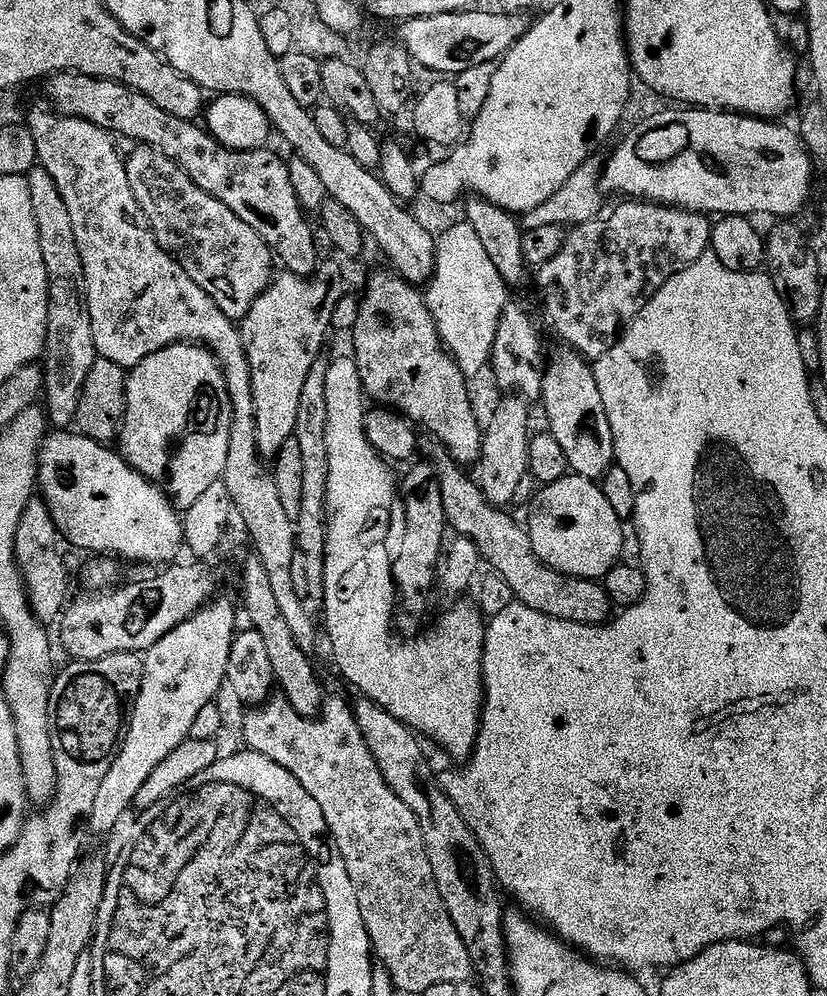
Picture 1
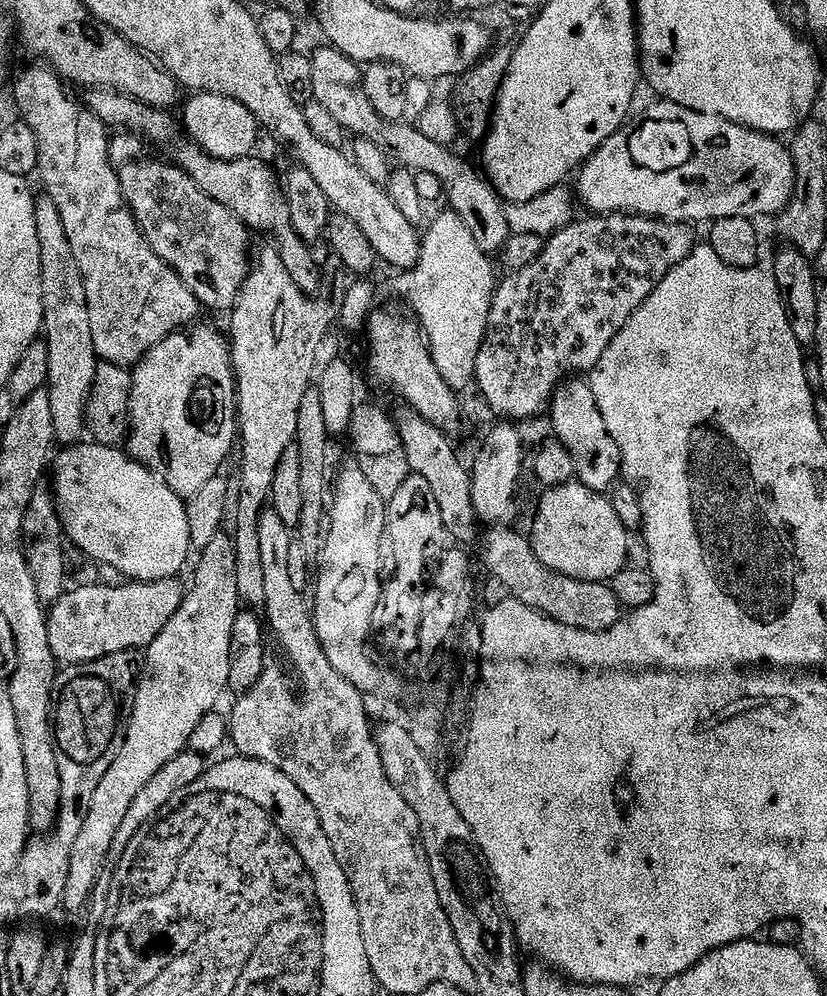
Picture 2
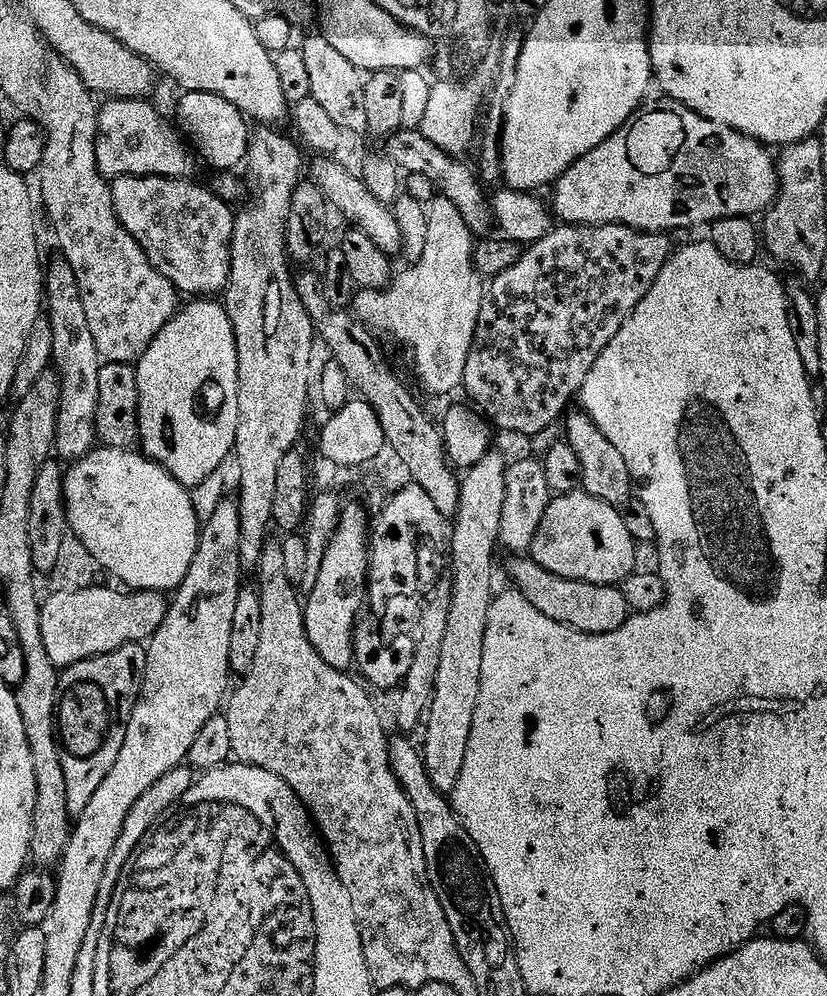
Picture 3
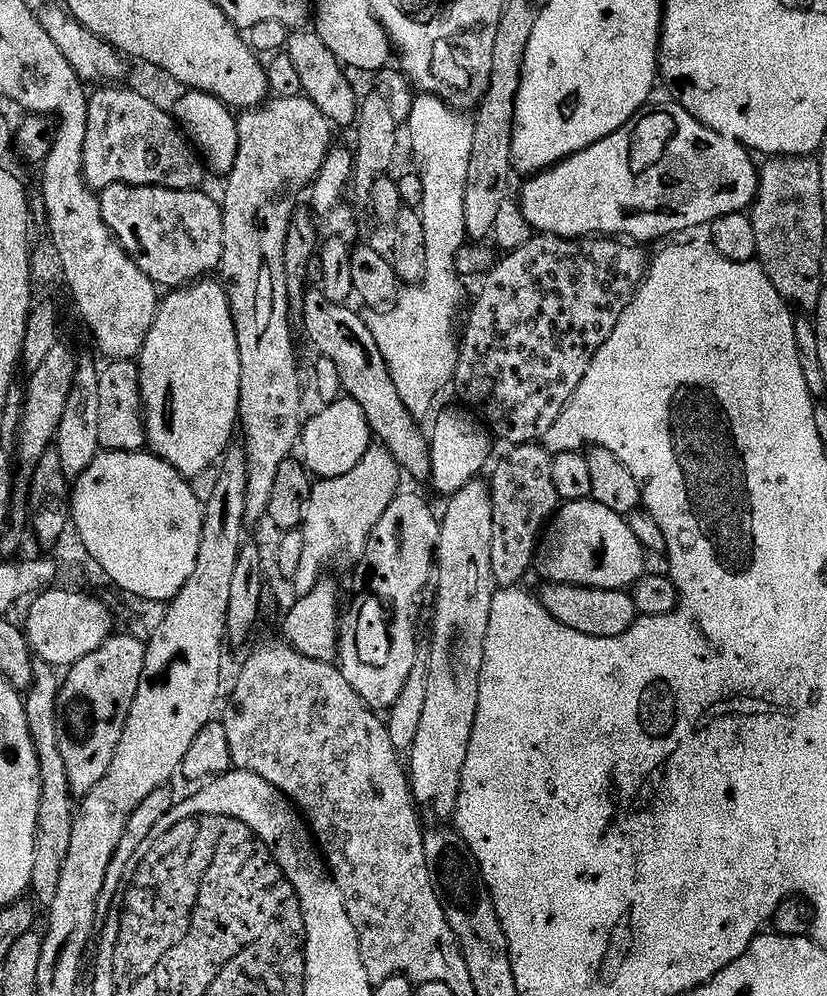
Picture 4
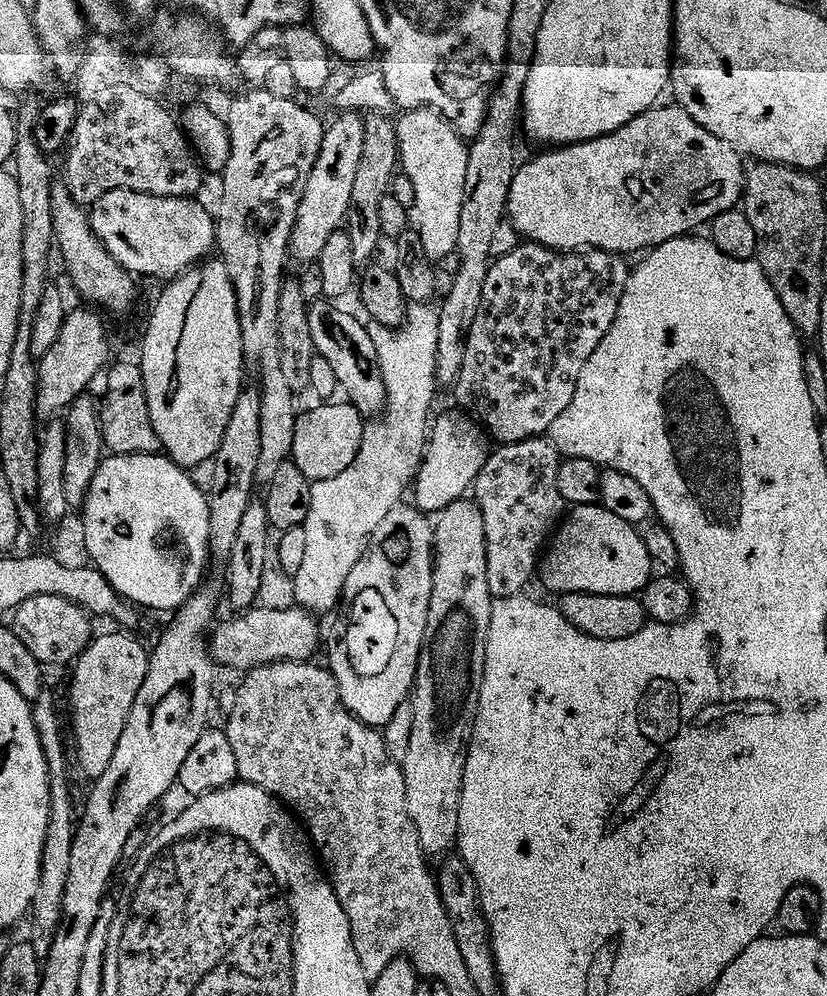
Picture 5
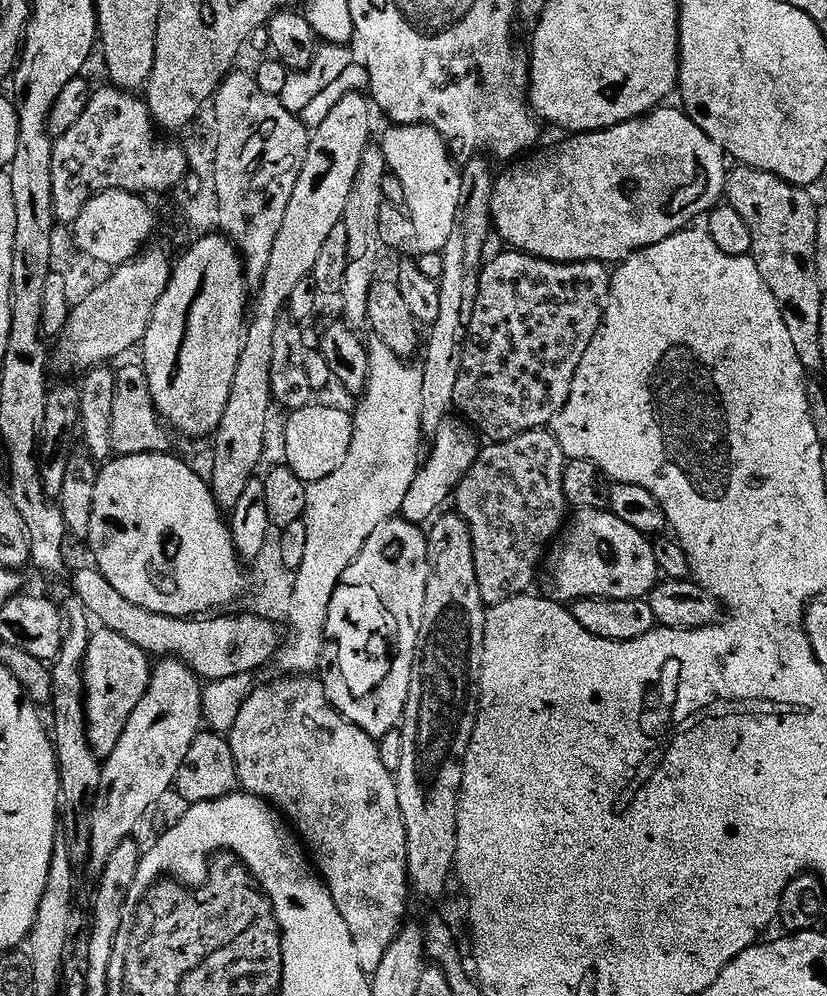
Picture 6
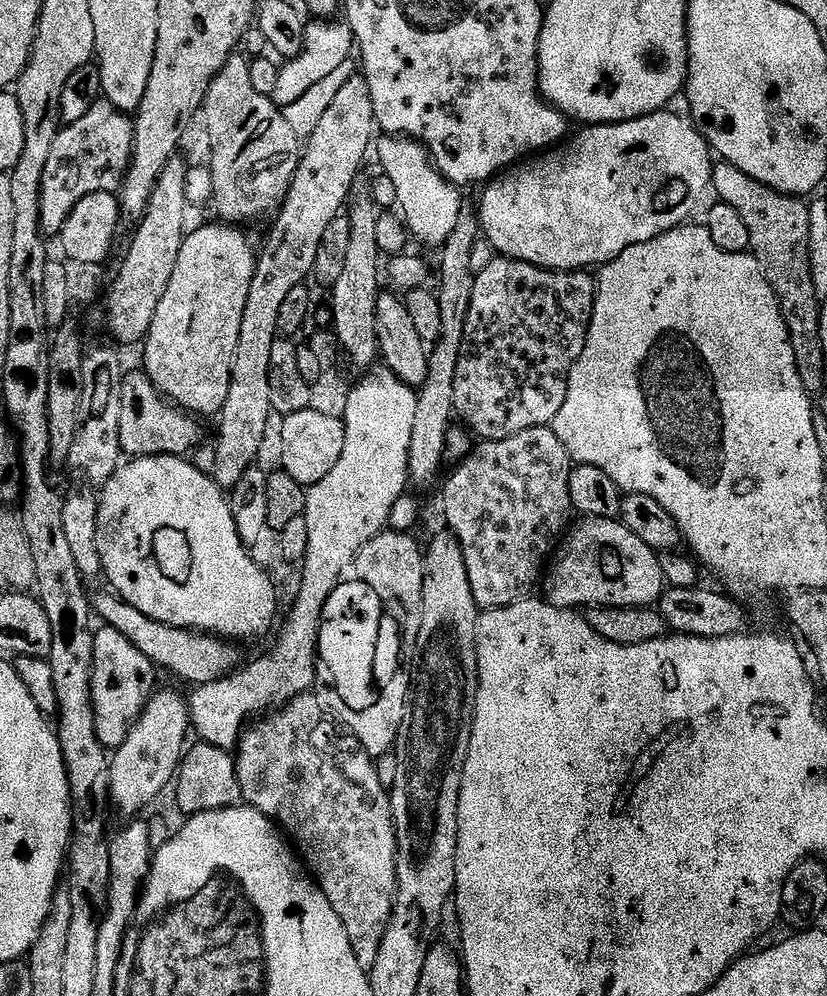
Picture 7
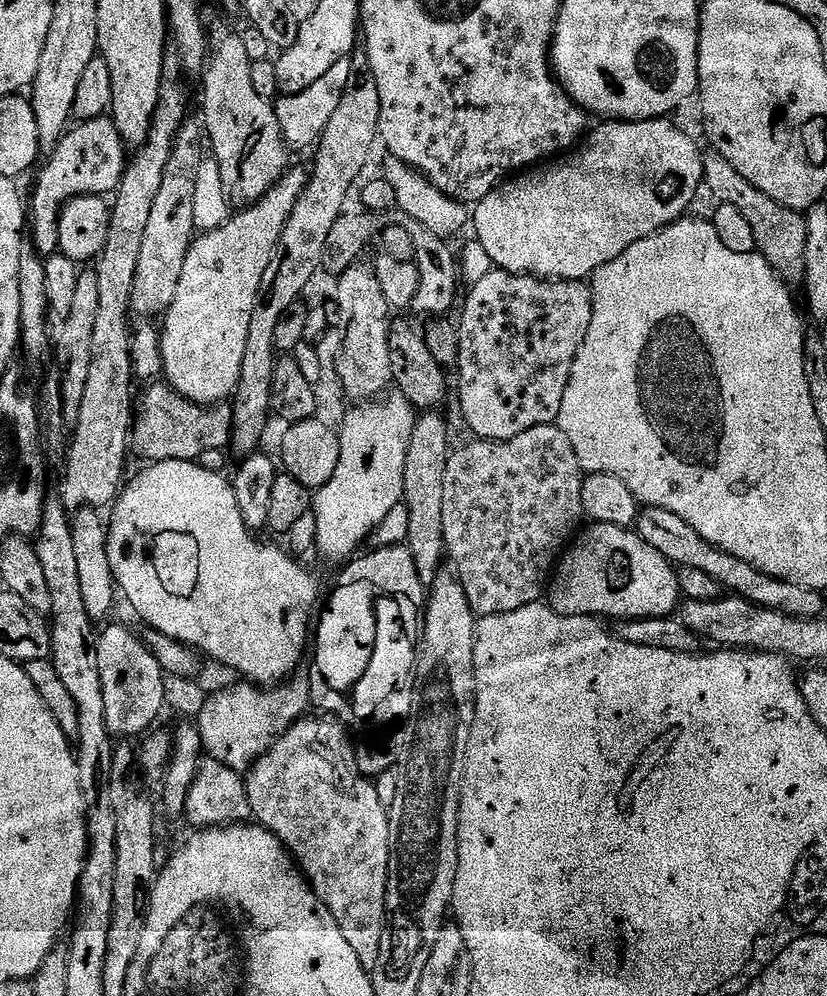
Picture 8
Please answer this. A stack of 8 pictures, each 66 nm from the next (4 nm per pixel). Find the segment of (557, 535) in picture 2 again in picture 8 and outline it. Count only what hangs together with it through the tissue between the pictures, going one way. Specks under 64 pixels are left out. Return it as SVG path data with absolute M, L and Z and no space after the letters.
M595 522L587 526L589 528L584 533L581 531L567 545L566 551L559 557L547 581L546 603L548 607L560 616L590 616L593 618L609 616L612 622L658 618L659 616L671 617L682 600L676 568L669 564L666 558L662 558L658 550L646 546L646 542L642 542L640 535L632 528L619 528Z

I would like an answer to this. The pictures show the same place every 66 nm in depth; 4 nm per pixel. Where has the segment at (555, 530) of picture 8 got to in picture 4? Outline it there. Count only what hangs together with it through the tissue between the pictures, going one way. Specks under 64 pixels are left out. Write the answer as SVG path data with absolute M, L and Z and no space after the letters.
M539 443L521 444L511 449L512 453L497 466L493 467L492 480L490 479L490 487L492 490L492 505L494 506L494 542L490 546L490 554L492 555L492 573L496 579L497 585L500 588L515 588L521 583L520 579L527 574L528 571L533 571L538 545L542 539L542 533L545 531L546 525L555 517L562 501L558 490L554 490L554 470L552 469L552 456L547 448L541 446Z

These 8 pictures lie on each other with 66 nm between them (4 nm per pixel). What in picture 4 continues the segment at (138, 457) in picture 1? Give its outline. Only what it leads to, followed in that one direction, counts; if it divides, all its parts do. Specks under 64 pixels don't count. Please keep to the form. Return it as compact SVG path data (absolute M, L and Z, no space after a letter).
M204 278L183 288L169 291L163 297L160 310L156 315L154 326L144 343L144 351L138 357L140 365L140 393L144 399L144 426L148 430L148 444L151 451L185 478L202 474L202 470L213 467L228 451L233 443L232 435L237 435L240 419L240 379L242 378L242 362L238 354L238 334L234 330L234 318L228 301L228 289L223 283L215 284L212 278Z

